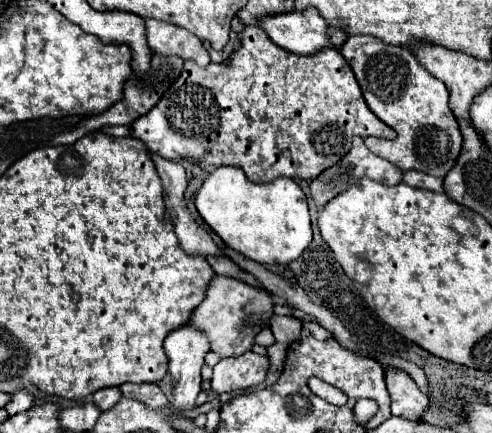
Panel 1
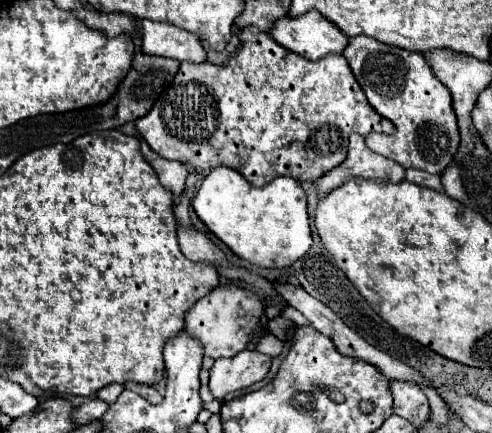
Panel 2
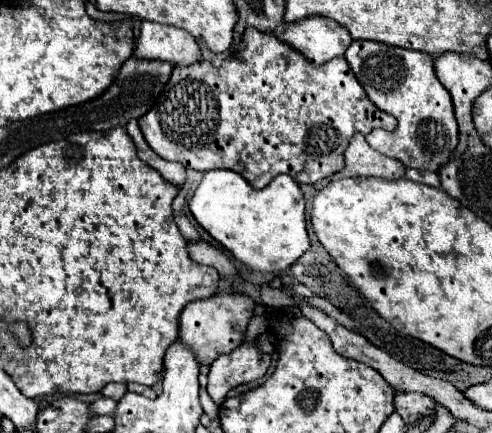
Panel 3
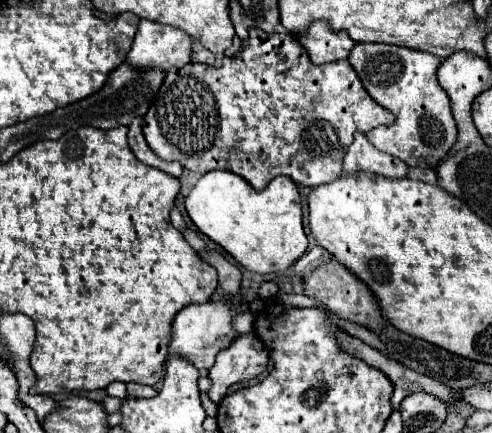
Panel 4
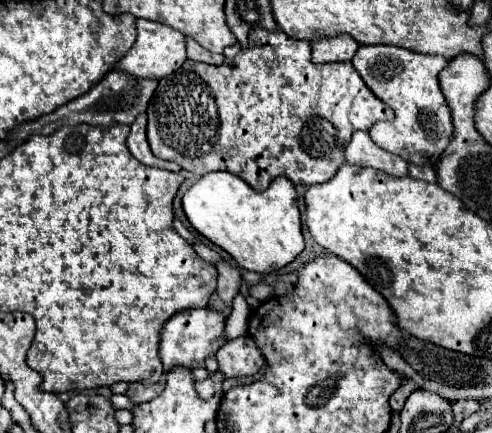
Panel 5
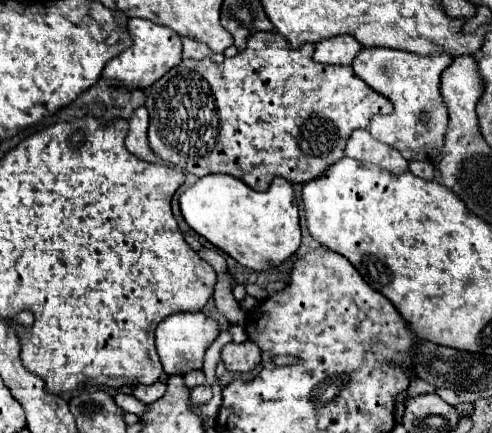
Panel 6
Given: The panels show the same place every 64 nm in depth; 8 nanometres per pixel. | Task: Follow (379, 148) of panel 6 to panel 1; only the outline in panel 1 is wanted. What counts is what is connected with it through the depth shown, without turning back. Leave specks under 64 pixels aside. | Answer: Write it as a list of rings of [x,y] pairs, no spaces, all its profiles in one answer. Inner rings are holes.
[[[354,136],[350,152],[348,152],[340,162],[336,162],[334,166],[330,166],[328,170],[324,170],[318,178],[314,178],[314,180],[310,182],[312,200],[316,202],[318,208],[322,208],[324,204],[328,204],[328,200],[336,198],[340,192],[348,190],[352,184],[360,182],[362,178],[372,178],[372,180],[378,180],[378,182],[382,182],[382,184],[386,184],[386,186],[396,186],[396,184],[402,182],[402,172],[400,172],[394,164],[388,164],[388,160],[384,160],[384,158],[372,154],[372,152],[366,148],[364,140],[358,138],[358,136]]]

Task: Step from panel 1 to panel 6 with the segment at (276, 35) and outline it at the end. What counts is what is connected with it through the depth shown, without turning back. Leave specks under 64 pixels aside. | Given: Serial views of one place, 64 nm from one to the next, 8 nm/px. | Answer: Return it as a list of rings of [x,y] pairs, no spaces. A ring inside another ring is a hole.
[[[342,34],[316,44],[314,60],[324,64],[352,64],[356,54],[362,50],[362,44],[356,42],[352,36]]]

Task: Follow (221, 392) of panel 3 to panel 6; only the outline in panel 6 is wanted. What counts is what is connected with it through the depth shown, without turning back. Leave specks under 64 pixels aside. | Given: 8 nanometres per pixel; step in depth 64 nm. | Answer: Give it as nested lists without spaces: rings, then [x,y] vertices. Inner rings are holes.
[[[246,340],[242,344],[230,342],[222,348],[220,358],[222,358],[226,370],[230,370],[230,372],[252,372],[260,364],[262,352],[250,340]]]

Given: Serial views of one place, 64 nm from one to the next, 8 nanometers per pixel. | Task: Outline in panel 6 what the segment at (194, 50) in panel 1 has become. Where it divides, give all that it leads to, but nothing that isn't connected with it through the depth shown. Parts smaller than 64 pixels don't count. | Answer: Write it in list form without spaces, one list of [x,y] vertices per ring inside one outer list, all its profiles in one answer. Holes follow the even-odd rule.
[[[130,18],[128,32],[132,34],[134,44],[106,64],[102,78],[114,80],[124,86],[148,86],[148,84],[154,84],[156,80],[160,80],[170,68],[174,68],[182,62],[182,40],[174,30],[148,22],[144,18]]]

